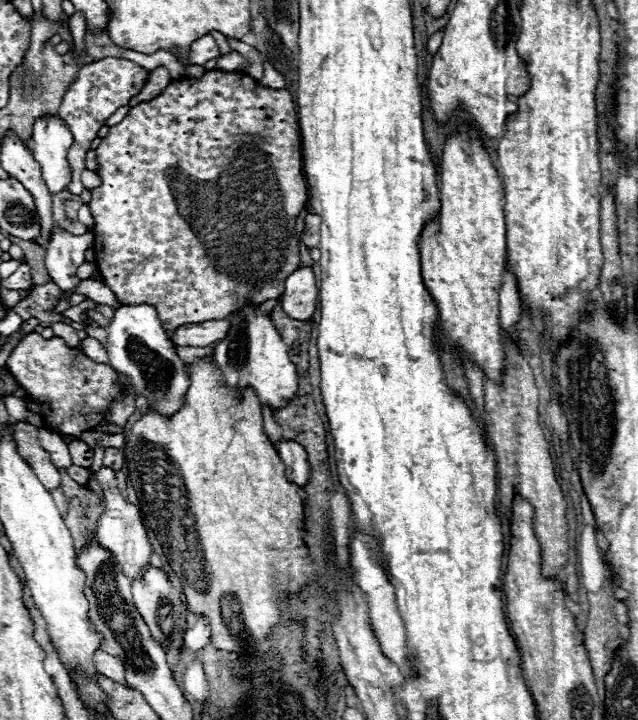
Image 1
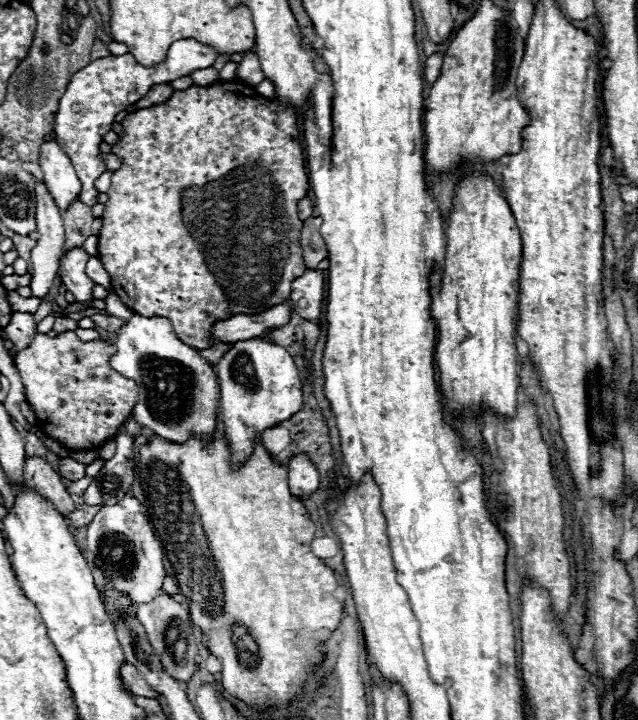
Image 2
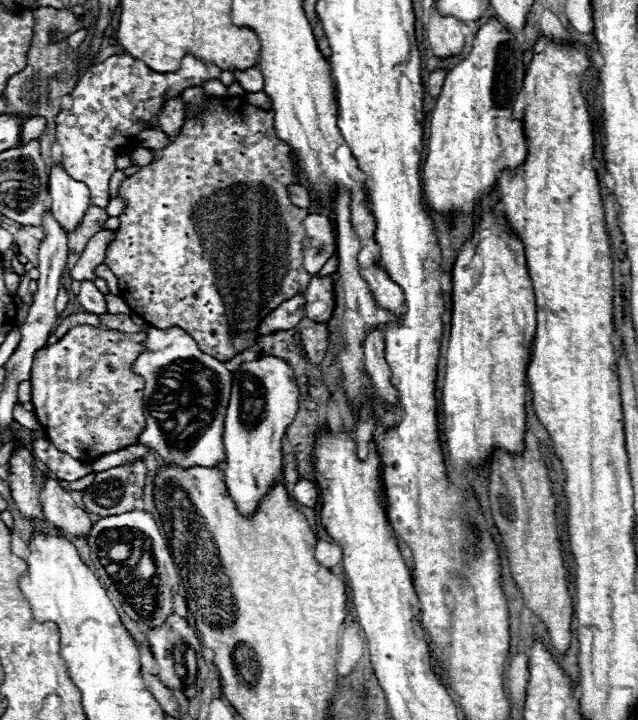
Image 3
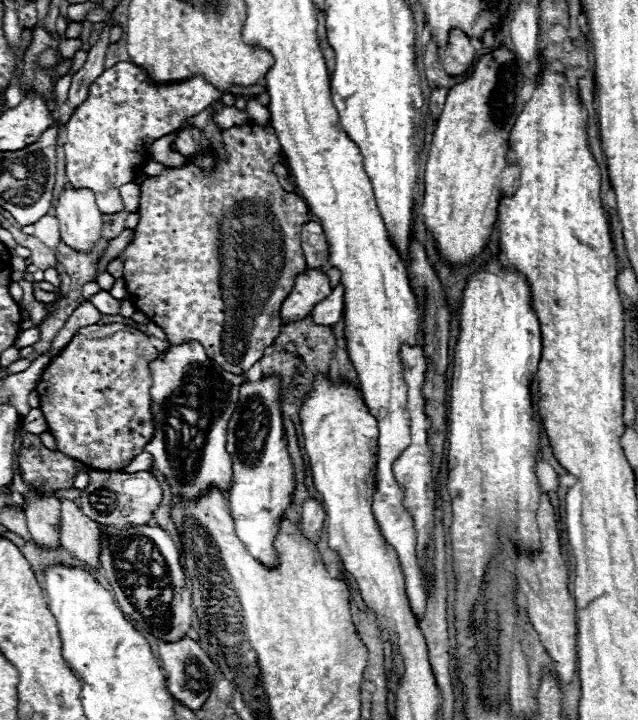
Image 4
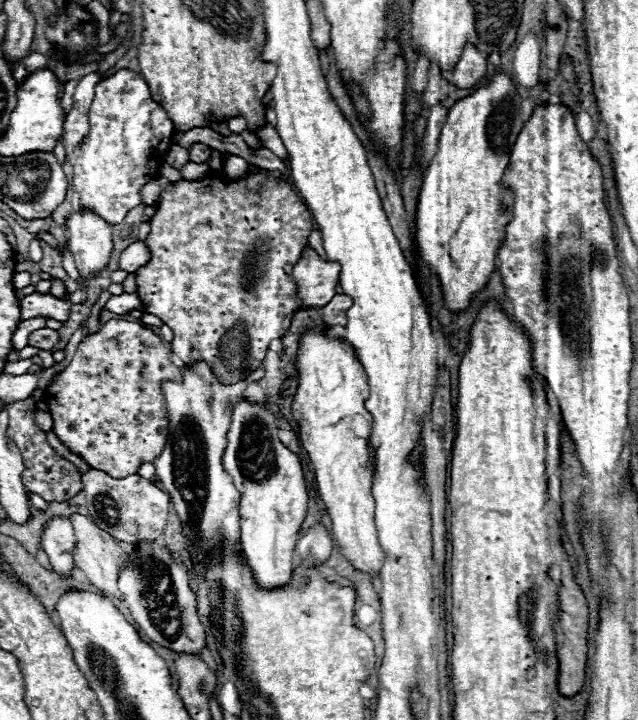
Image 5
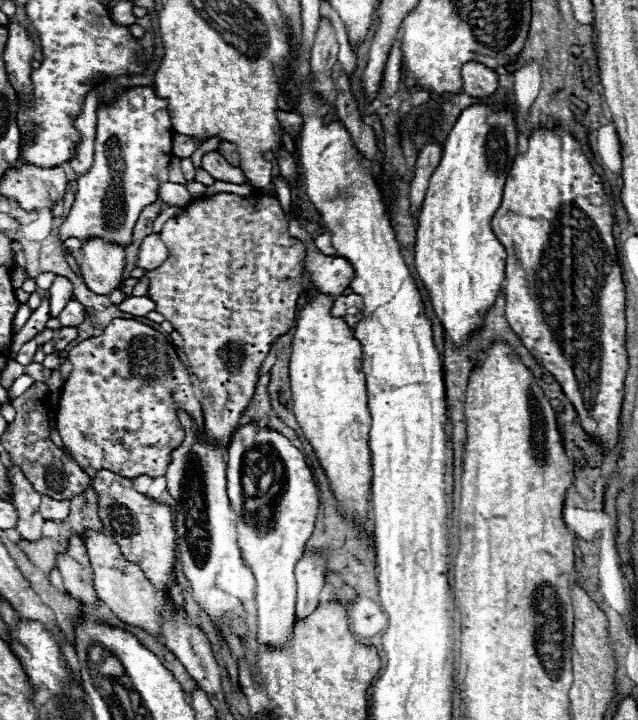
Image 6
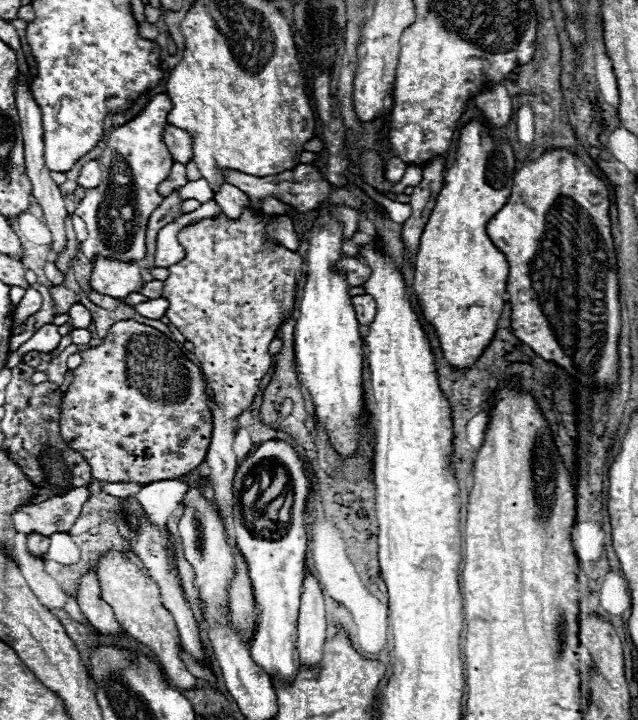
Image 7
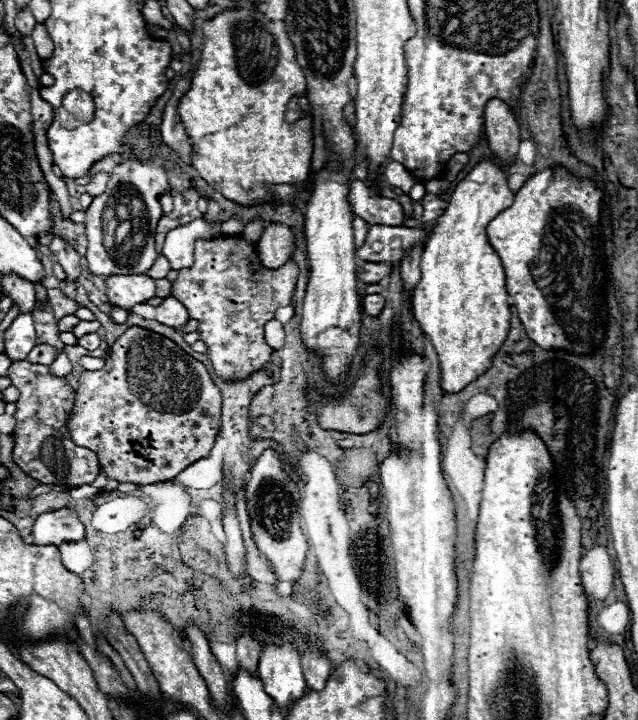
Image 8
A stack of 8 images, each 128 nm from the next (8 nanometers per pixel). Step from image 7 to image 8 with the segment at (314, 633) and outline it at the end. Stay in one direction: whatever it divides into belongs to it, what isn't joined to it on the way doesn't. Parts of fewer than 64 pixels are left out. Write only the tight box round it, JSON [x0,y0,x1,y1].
[302,648,332,692]

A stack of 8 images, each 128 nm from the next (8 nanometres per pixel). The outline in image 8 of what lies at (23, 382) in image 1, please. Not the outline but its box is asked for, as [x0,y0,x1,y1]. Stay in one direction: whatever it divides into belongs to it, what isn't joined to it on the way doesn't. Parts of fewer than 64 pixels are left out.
[70,326,222,484]

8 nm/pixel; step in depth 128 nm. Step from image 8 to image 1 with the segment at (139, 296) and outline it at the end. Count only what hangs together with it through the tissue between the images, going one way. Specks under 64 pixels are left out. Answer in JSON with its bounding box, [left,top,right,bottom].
[32,116,72,194]

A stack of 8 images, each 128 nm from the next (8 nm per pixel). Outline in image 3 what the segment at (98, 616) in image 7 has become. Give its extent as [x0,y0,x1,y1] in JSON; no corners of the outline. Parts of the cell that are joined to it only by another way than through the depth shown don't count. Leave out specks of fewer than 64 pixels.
[10,446,44,522]

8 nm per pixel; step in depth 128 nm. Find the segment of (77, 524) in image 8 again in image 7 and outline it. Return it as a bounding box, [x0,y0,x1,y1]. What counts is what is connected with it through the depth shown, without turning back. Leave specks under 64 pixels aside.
[14,482,142,536]

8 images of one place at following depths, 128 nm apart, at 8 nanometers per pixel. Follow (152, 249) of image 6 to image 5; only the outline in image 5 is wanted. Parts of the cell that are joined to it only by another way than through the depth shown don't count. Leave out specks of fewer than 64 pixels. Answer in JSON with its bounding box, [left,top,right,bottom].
[120,240,150,272]

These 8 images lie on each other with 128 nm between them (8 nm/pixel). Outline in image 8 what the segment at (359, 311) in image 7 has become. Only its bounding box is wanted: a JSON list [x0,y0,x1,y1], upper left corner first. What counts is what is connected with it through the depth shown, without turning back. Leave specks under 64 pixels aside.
[364,294,386,316]

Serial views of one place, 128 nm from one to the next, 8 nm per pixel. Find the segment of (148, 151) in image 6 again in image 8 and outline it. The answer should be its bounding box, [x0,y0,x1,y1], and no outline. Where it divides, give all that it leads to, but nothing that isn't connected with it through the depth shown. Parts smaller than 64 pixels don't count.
[86,158,170,280]

